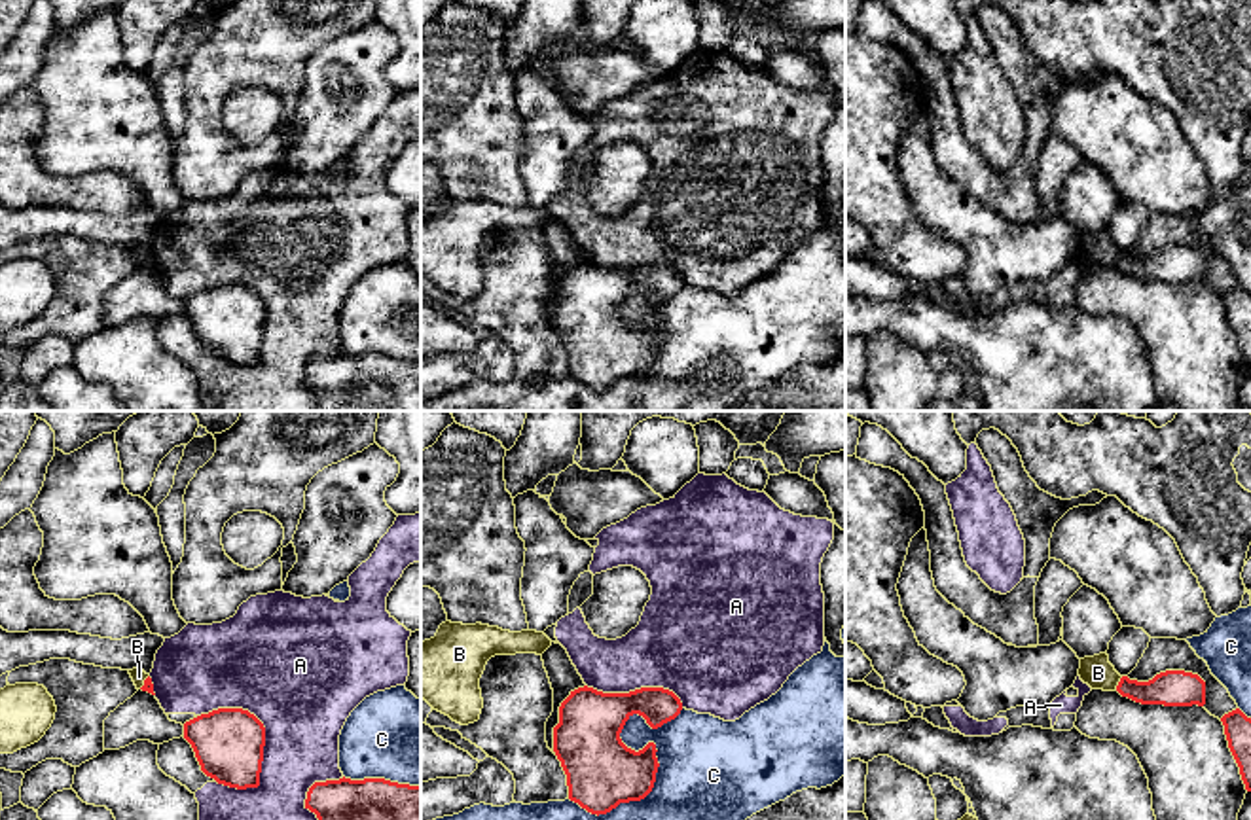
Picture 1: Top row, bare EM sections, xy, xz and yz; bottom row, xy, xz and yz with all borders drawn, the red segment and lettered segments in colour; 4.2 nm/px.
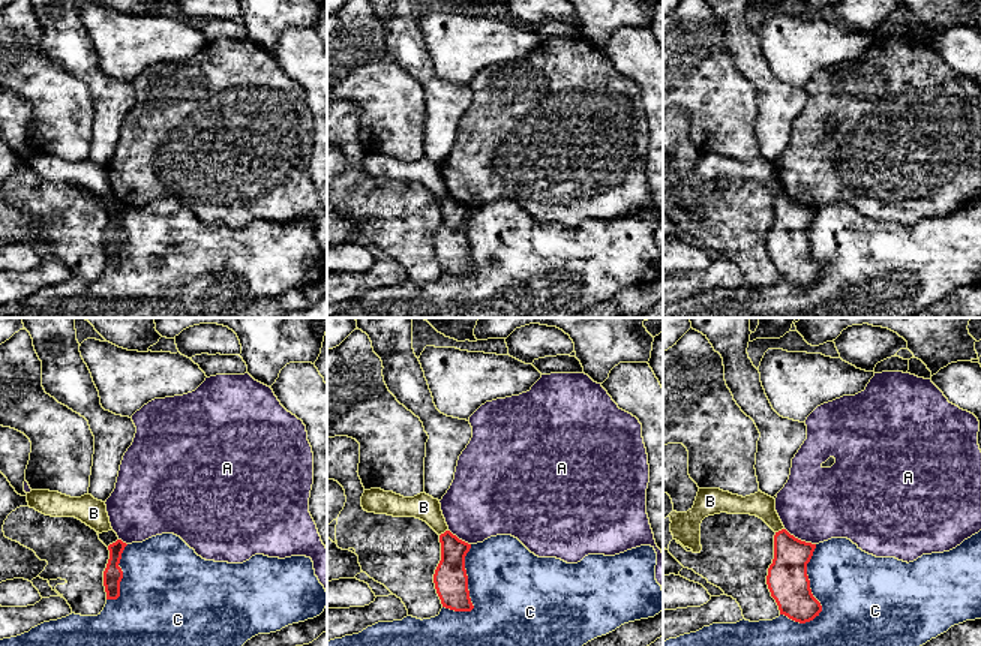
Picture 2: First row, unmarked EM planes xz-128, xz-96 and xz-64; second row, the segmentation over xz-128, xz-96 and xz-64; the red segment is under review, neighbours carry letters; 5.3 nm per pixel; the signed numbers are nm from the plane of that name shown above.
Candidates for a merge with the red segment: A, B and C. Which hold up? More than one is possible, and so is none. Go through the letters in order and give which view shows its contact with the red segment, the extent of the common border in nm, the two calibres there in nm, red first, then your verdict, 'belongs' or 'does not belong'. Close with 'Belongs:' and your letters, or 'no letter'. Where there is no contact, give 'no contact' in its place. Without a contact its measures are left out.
A: xy | 400 nm | 300/500 nm | does not belong
B: yz | 70 nm | 160/140 nm | does not belong
C: xz | 600 nm | 300/440 nm | does not belong
Belongs: no letter

